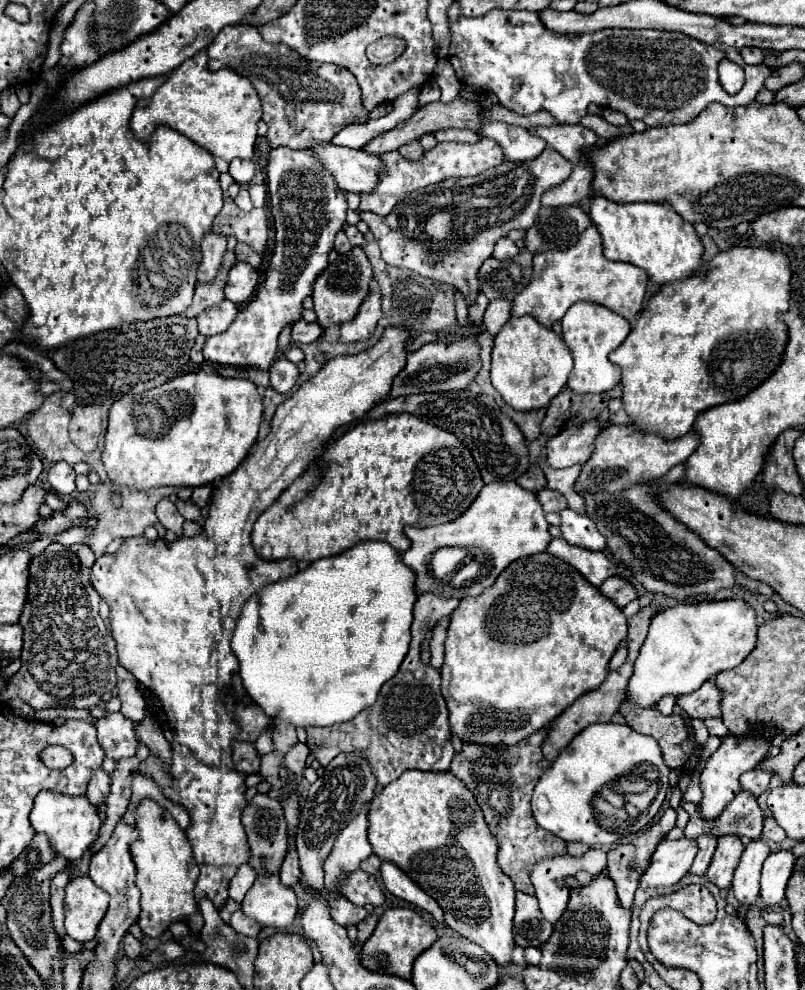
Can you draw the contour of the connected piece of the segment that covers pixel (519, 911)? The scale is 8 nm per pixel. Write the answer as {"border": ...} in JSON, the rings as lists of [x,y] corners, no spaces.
{"border":[[[516,892],[516,916],[514,916],[514,942],[520,948],[542,946],[552,934],[552,924],[544,920],[538,908],[536,896]]]}

